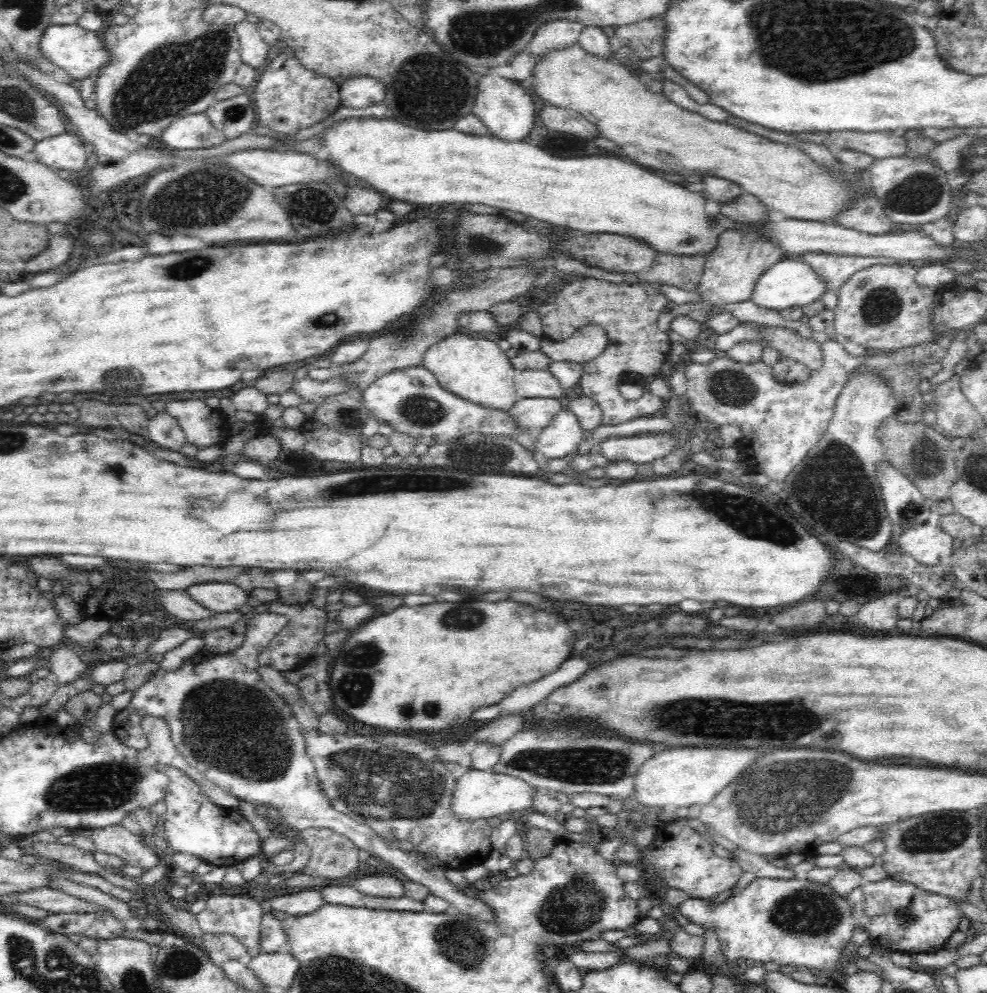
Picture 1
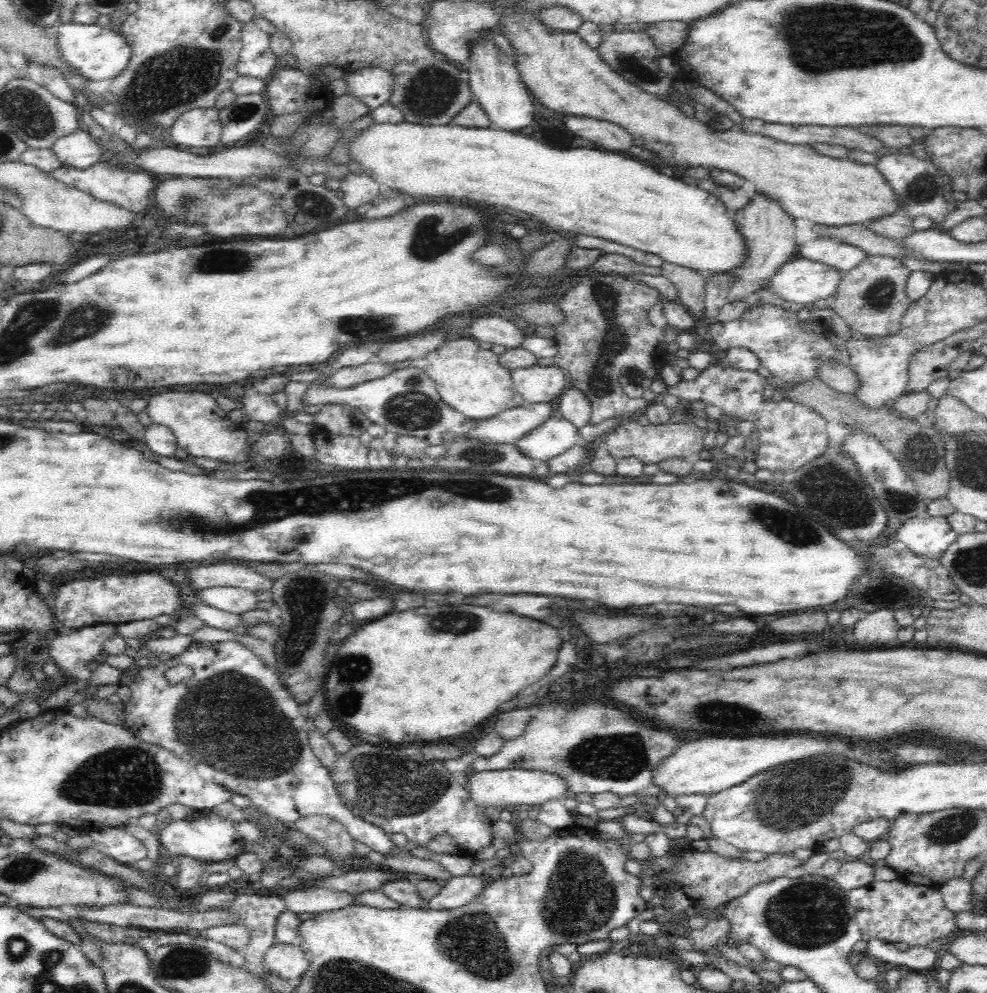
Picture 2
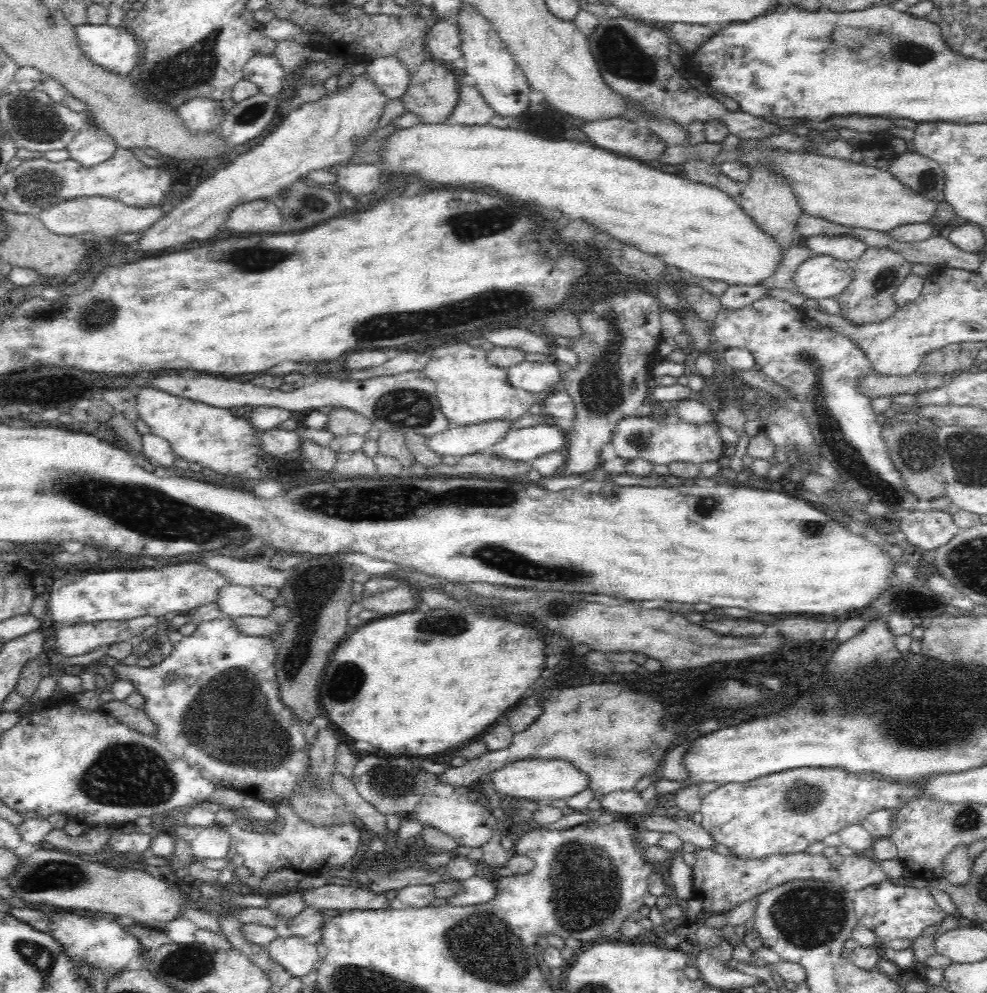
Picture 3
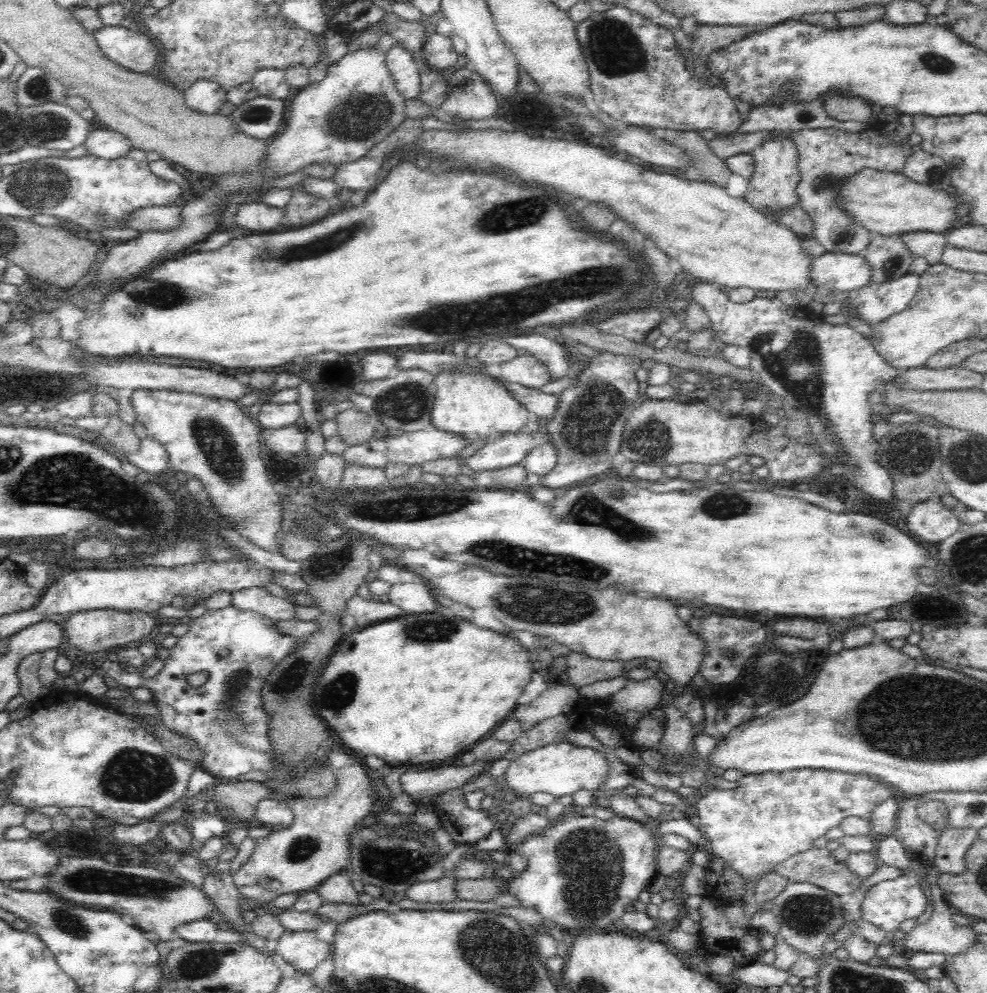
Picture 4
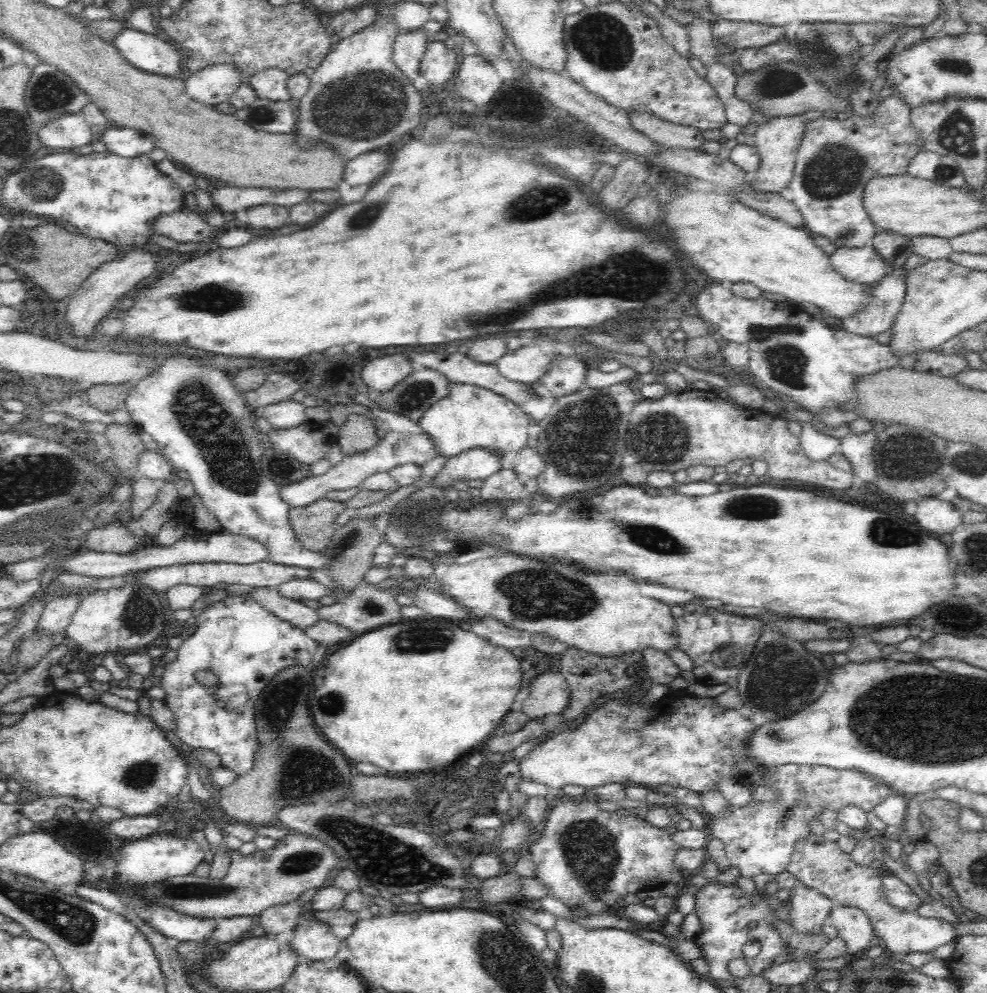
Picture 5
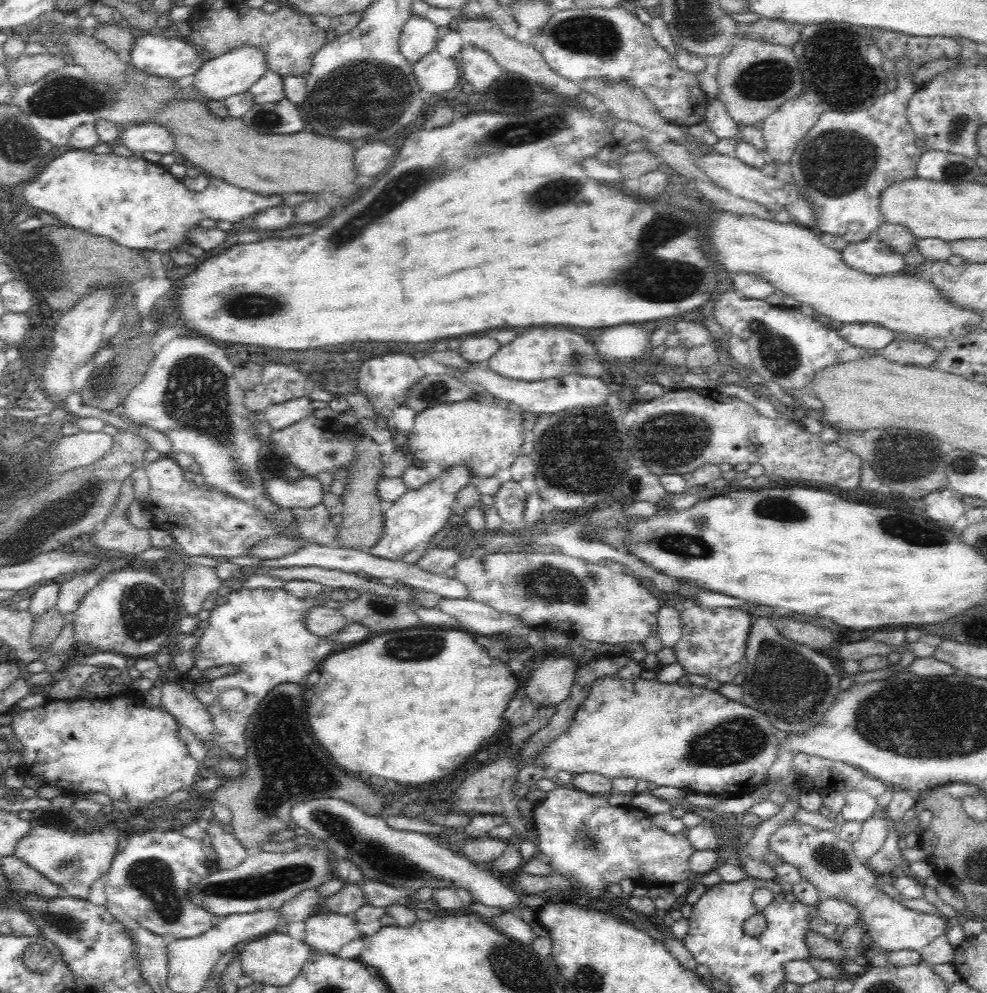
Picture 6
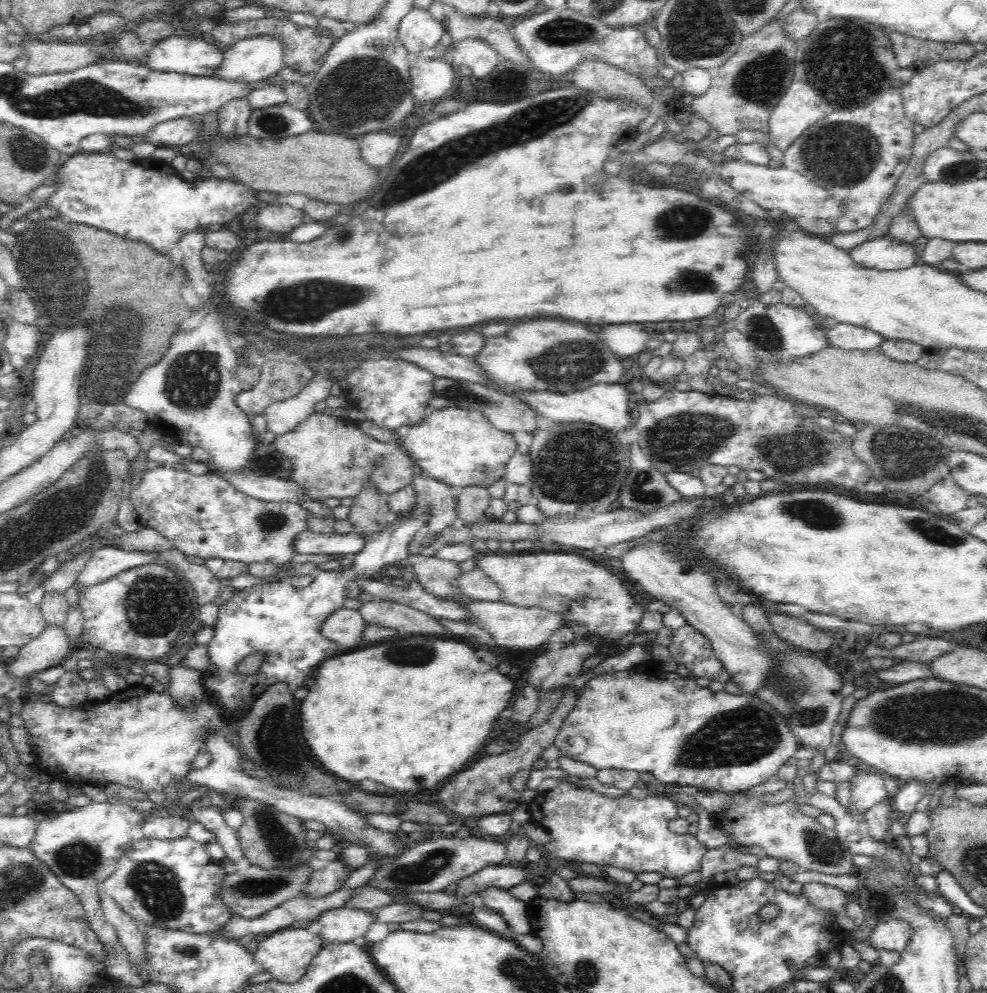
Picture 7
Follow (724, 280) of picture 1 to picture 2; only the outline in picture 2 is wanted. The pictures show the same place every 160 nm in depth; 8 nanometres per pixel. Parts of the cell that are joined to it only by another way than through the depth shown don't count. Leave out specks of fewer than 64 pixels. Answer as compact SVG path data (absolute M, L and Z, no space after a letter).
M755 193L749 205L746 205L739 213L733 215L734 225L738 233L742 235L742 241L746 245L746 258L742 262L728 270L728 272L712 272L705 277L705 297L703 305L705 316L715 316L726 303L742 301L748 306L772 305L778 306L788 312L798 312L803 309L803 305L795 305L792 302L784 302L772 295L770 291L770 278L777 273L782 264L786 264L794 252L798 251L795 240L794 219L782 211L778 202L760 193Z

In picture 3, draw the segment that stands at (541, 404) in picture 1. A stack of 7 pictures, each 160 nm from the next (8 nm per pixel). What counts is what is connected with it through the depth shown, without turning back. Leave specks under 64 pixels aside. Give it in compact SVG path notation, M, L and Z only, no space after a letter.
M500 418L490 422L460 426L455 425L450 430L428 437L428 446L444 456L466 456L466 454L484 453L497 442L503 441L512 428L514 420Z

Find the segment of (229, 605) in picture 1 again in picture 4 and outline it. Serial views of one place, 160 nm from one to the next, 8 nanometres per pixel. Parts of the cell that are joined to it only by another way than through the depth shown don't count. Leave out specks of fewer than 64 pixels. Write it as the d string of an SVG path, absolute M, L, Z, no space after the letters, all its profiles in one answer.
M264 586L236 590L231 594L230 605L238 611L252 611L271 622L294 619L292 603L272 595Z

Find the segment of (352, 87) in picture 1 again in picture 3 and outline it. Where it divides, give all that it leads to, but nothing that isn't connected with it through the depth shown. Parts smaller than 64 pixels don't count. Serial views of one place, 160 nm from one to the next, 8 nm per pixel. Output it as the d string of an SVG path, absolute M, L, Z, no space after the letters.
M382 57L367 62L364 72L387 99L399 98L408 88L408 69L394 57Z

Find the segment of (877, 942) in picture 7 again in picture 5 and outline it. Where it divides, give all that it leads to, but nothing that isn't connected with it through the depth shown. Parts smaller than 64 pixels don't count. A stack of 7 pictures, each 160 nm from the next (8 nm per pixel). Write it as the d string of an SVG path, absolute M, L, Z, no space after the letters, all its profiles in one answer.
M815 835L798 842L793 850L790 862L786 864L786 872L803 886L817 890L836 904L855 906L866 913L874 927L877 941L887 951L887 957L901 958L908 954L928 953L939 946L950 944L958 933L955 927L943 919L920 917L918 914L894 909L882 891L882 870L879 866L858 866L851 856L845 854L837 843L828 842Z

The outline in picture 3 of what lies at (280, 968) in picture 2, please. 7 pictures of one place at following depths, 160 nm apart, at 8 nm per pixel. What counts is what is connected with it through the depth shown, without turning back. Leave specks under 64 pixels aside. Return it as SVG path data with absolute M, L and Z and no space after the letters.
M284 934L280 937L276 937L272 941L273 942L267 945L266 952L270 956L270 959L277 965L282 966L288 974L292 976L306 976L308 972L315 970L315 963L318 960L316 945L306 944L303 938L290 937Z

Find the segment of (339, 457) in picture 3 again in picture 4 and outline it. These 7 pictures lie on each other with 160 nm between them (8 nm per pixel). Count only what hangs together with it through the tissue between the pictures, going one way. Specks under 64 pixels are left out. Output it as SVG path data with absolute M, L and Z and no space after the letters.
M345 462L341 479L341 491L381 488L386 484L383 468L376 468L357 462Z

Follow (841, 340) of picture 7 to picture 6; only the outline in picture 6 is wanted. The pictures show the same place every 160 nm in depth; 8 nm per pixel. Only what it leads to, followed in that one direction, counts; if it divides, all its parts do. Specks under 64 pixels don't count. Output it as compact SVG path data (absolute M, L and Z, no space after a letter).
M872 322L844 324L839 334L852 346L866 349L884 349L893 342L896 333Z

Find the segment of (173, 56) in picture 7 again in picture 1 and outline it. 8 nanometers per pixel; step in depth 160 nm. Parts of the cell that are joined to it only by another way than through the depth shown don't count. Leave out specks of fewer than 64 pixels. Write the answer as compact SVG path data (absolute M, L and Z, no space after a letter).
M76 24L46 26L40 36L38 49L42 51L42 56L48 58L54 66L58 66L60 72L68 74L76 84L108 62L108 53L102 45L100 32L87 31Z

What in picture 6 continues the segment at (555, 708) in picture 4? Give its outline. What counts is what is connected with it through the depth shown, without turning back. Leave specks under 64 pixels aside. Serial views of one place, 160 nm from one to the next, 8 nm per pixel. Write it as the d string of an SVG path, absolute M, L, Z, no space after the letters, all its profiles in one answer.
M554 652L537 666L522 691L536 709L556 708L570 694L575 668L564 652Z

